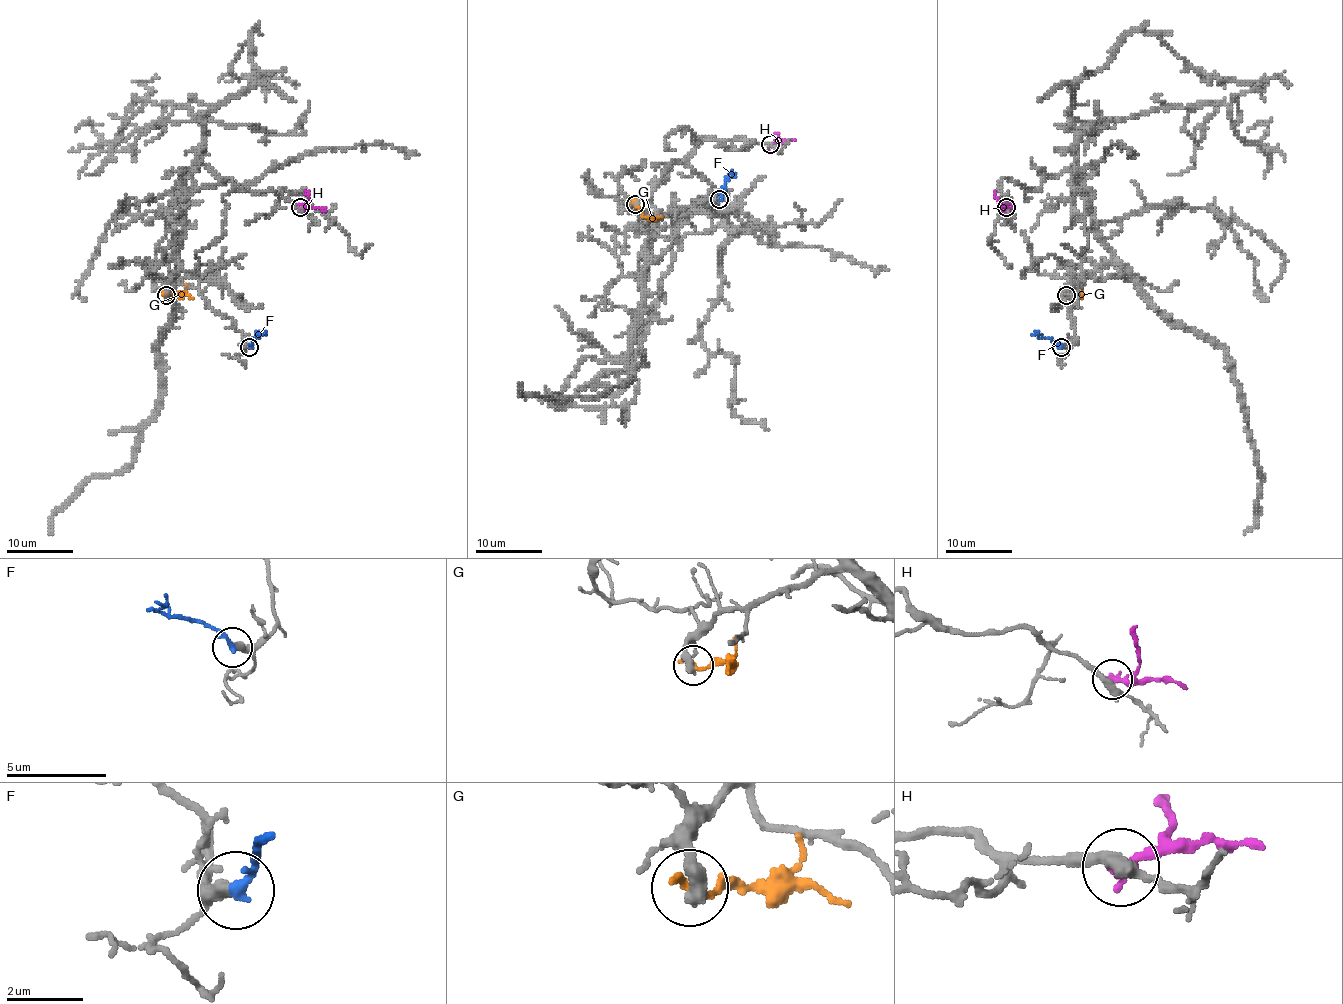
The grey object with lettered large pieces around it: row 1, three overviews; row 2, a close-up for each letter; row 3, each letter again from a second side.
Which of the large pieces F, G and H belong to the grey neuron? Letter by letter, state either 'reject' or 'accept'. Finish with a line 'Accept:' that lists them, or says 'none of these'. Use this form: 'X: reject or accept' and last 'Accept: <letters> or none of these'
F: accept
G: reject
H: reject
Accept: F

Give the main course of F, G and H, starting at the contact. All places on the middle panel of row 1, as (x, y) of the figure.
F: (719, 199), (726, 181), (734, 174)
G: (636, 204), (644, 216), (663, 216)
H: (769, 144), (777, 139), (776, 132)

